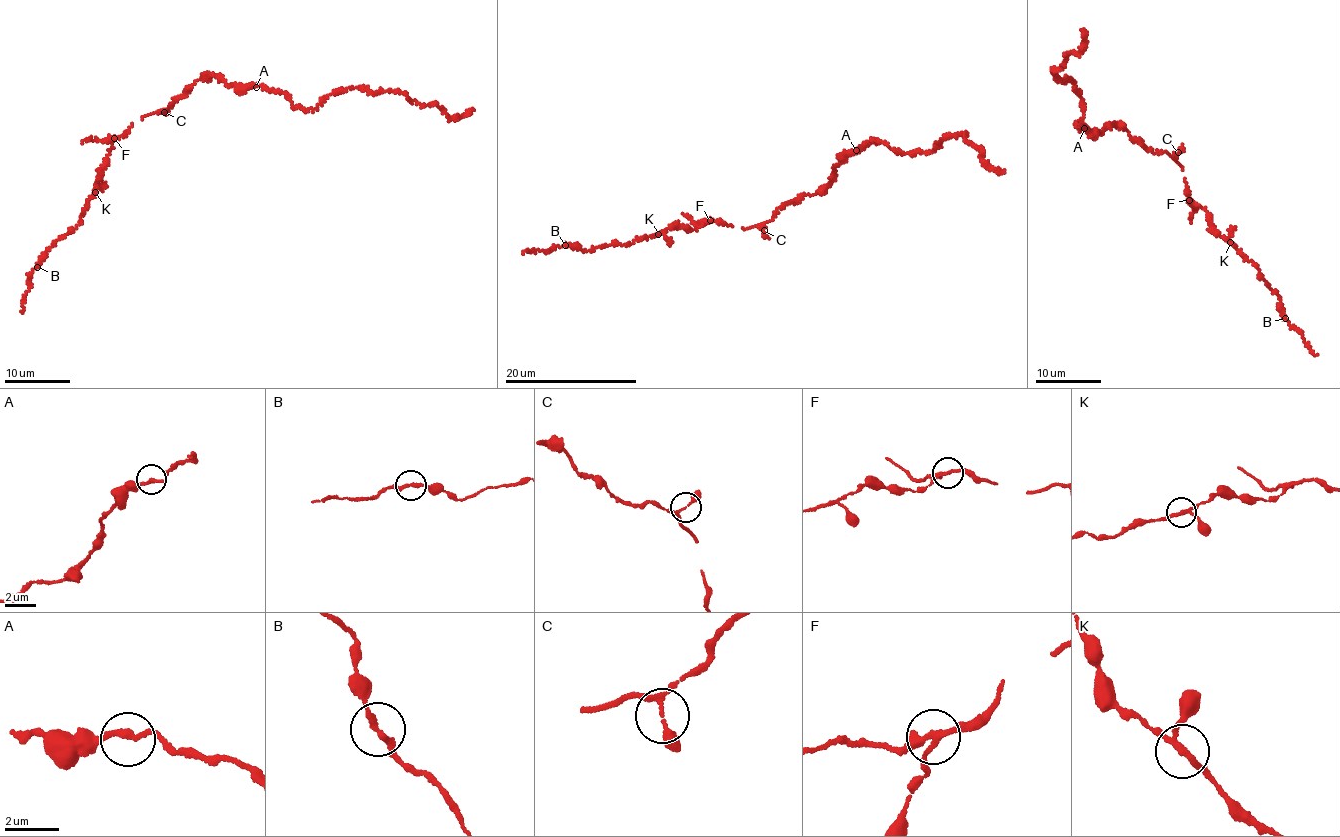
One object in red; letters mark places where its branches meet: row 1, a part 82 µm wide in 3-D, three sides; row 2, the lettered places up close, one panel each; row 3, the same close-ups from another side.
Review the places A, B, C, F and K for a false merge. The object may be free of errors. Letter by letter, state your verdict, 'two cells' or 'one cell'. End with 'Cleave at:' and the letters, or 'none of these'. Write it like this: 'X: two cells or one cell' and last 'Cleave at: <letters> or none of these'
A: one cell
B: one cell
C: one cell
F: two cells
K: one cell
Cleave at: F

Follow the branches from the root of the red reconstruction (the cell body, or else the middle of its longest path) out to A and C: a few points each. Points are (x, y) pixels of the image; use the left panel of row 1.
A: (203, 76), (212, 73), (229, 85), (256, 87)
C: (203, 76), (197, 79), (184, 96), (174, 99), (164, 113)

